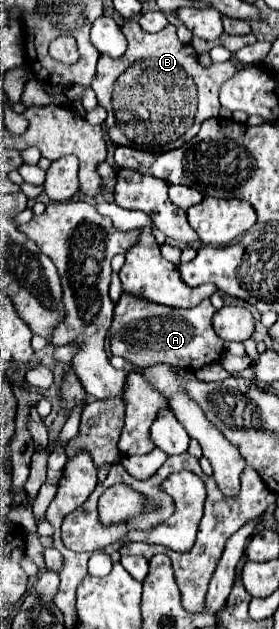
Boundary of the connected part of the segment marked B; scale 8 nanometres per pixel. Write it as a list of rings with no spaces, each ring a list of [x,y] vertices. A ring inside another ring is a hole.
[[[127,19],[121,31],[129,41],[129,49],[121,59],[111,59],[109,55],[101,55],[97,63],[97,73],[91,81],[99,105],[107,109],[107,119],[105,119],[107,137],[115,145],[125,145],[151,153],[165,153],[179,149],[183,143],[187,143],[191,137],[199,133],[199,125],[205,119],[219,115],[221,109],[219,87],[235,73],[235,61],[229,59],[225,63],[211,63],[209,67],[201,65],[197,51],[189,43],[181,43],[177,39],[173,25],[167,25],[159,33],[151,35],[145,33],[135,19]]]

